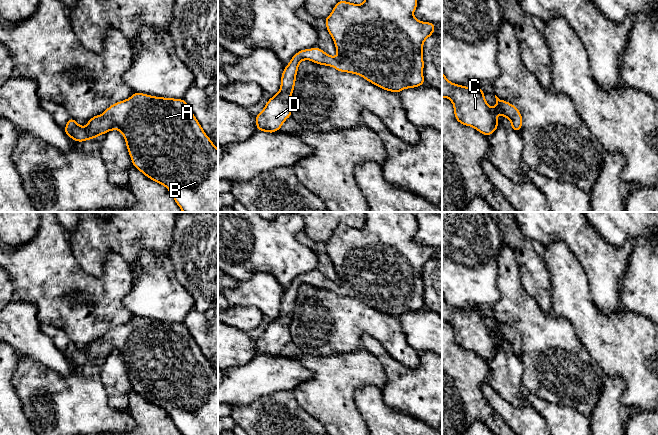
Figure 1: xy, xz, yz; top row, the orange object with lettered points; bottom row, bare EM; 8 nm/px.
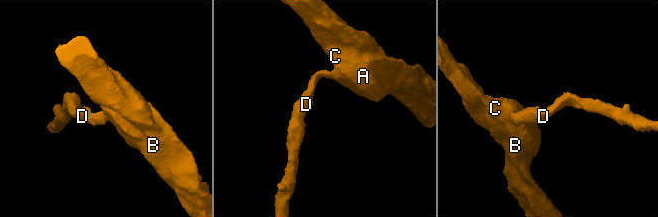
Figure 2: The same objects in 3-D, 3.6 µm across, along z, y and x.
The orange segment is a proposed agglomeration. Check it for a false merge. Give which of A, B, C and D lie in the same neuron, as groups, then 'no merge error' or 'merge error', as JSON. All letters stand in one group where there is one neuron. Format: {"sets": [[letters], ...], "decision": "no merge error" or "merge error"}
{"sets": [["A", "B", "C", "D"]], "decision": "no merge error"}

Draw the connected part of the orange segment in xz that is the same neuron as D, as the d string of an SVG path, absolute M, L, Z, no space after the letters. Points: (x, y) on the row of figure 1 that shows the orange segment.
M365 0L363 4L338 1L331 14L324 19L338 55L330 56L318 47L297 52L282 72L280 91L267 101L266 106L255 117L257 131L274 133L292 116L289 101L302 60L331 66L339 72L360 75L390 92L399 93L403 89L423 85L423 43L434 33L435 24L419 21L413 16L417 5L418 0Z

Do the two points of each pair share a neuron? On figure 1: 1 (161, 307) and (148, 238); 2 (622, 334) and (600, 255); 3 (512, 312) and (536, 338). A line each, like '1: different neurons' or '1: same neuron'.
1: different neurons
2: different neurons
3: same neuron

